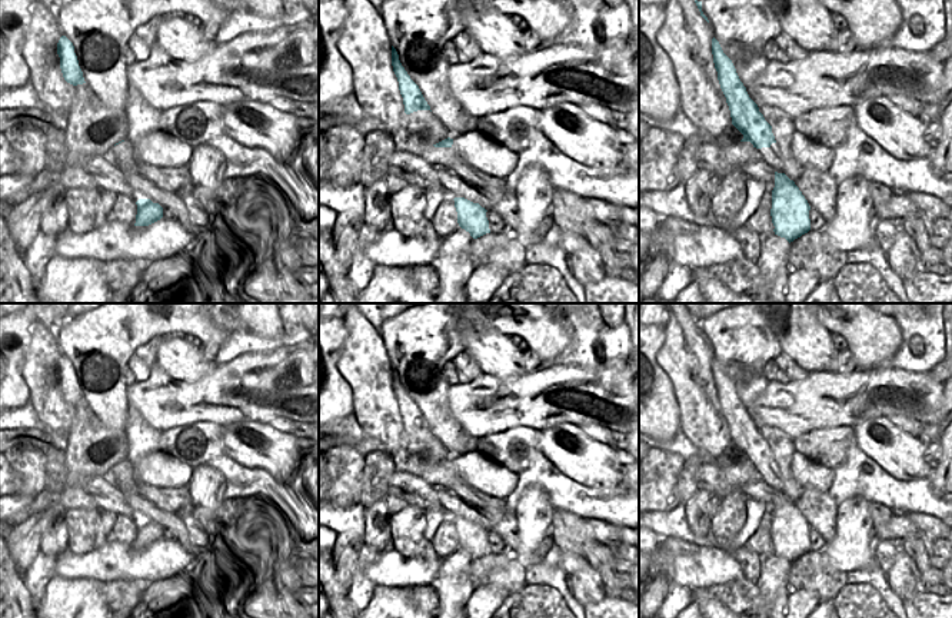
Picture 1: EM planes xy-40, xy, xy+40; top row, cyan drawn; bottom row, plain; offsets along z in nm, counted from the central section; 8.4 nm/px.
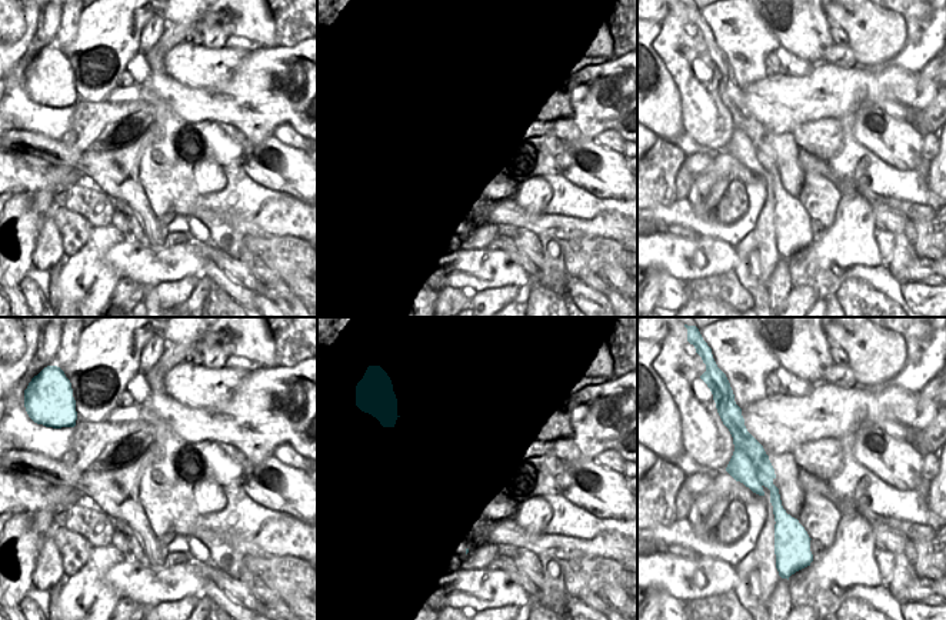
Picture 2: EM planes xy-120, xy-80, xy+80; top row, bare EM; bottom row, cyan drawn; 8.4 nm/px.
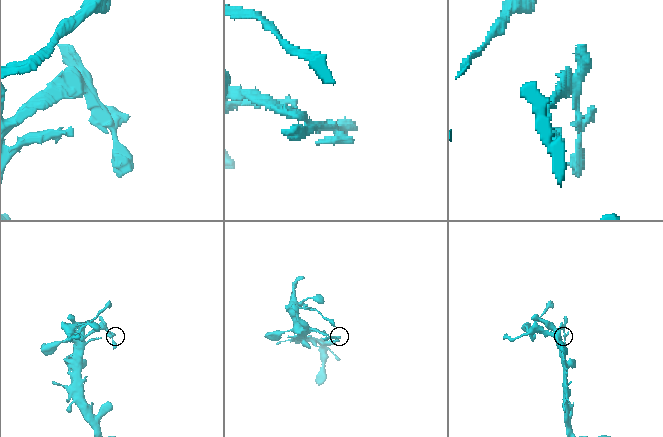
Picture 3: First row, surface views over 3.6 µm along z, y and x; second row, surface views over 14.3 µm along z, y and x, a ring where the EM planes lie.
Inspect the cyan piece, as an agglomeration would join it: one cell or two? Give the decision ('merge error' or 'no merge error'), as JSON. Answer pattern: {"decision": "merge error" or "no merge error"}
{"decision": "no merge error"}

